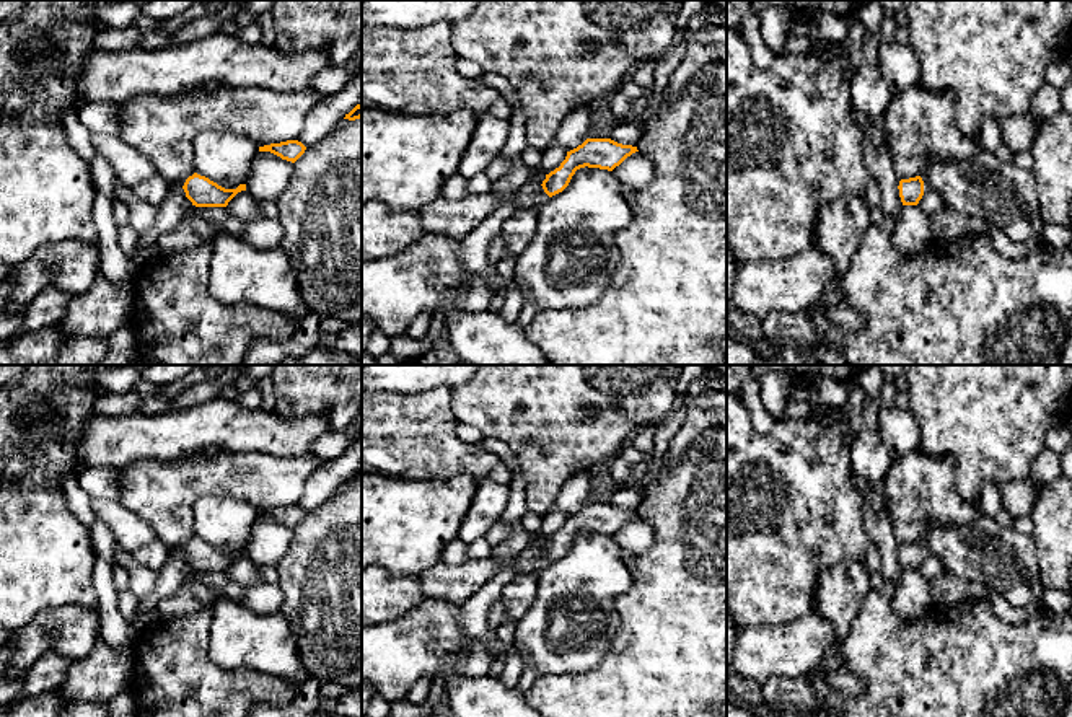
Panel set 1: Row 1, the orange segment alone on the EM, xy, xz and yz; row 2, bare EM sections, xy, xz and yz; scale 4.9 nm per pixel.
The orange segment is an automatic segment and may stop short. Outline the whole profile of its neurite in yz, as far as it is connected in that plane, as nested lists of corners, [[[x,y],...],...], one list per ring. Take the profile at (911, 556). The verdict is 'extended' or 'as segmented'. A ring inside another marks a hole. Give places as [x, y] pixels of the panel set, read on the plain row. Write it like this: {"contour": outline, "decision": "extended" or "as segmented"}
{"contour": [[[924,538],[916,543],[901,544],[898,554],[903,570],[917,570],[922,561],[930,557],[930,551]]], "decision": "extended"}

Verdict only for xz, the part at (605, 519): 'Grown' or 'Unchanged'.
Grown

